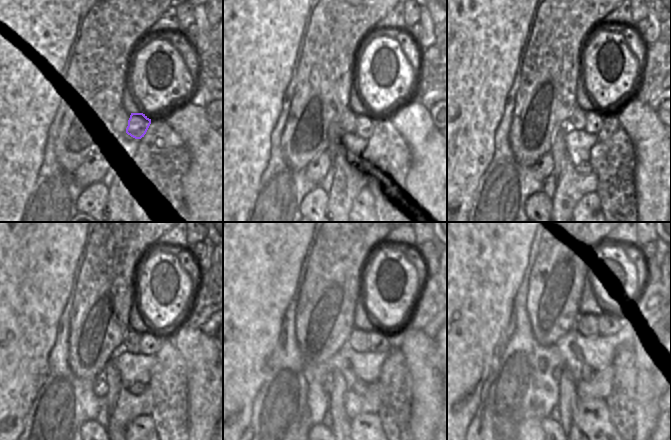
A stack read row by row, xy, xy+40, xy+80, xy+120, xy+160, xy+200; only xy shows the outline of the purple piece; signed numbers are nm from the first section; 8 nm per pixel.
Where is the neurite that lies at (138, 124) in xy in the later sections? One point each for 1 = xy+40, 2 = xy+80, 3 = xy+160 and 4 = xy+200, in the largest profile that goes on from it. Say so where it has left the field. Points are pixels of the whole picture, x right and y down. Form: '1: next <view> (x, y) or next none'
1: next xy+40 (364, 126)
2: next xy+80 (595, 117)
3: next xy+160 (376, 342)
4: next xy+200 (603, 331)

